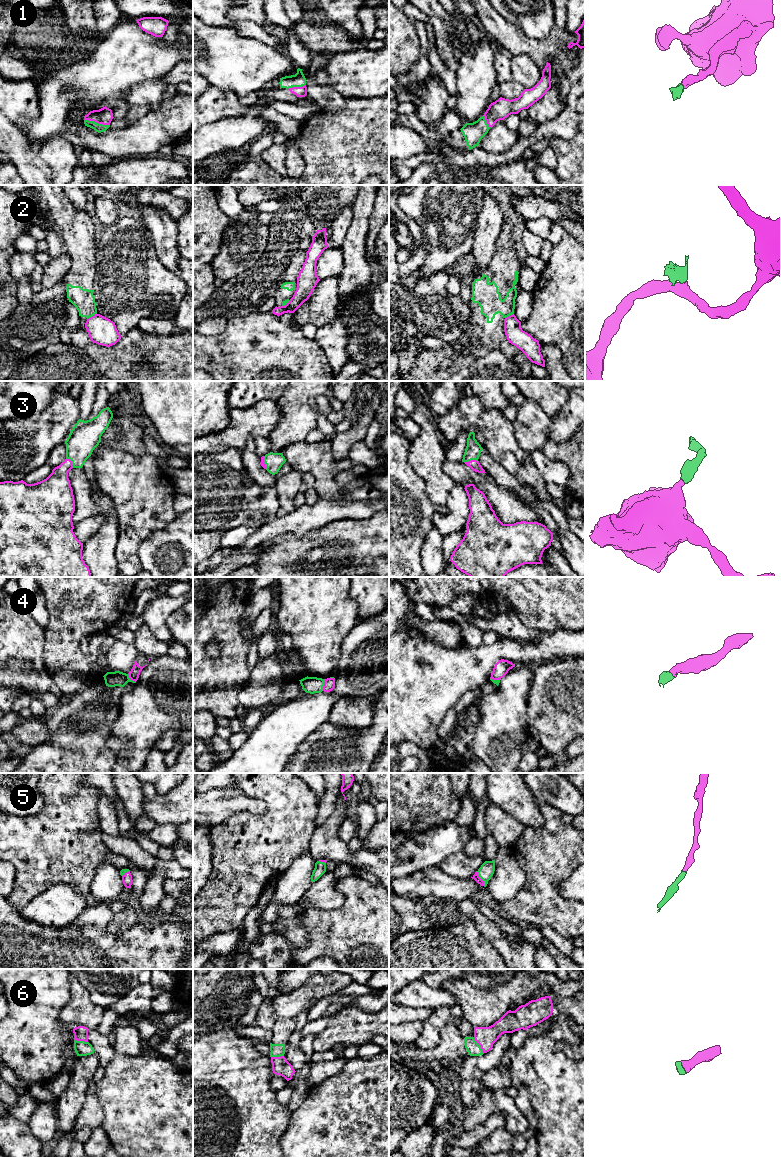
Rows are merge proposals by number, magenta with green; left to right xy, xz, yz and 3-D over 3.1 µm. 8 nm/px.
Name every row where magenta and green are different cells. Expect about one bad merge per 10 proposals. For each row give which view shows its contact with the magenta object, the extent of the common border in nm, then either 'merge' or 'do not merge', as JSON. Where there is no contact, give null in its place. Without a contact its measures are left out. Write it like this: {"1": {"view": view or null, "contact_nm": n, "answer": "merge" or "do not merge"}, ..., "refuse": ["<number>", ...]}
{"1": {"view": "xy", "contact_nm": 220, "answer": "merge"}, "2": {"view": "xy", "contact_nm": 90, "answer": "do not merge"}, "3": {"view": "yz", "contact_nm": 110, "answer": "merge"}, "4": {"view": "xz", "contact_nm": 100, "answer": "merge"}, "5": {"view": "yz", "contact_nm": 140, "answer": "merge"}, "6": {"view": "yz", "contact_nm": 160, "answer": "merge"}, "refuse": ["2"]}

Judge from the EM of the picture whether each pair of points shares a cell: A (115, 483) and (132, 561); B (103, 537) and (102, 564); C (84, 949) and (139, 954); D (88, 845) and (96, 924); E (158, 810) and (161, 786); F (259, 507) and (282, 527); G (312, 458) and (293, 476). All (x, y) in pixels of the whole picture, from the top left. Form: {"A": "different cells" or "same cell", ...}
{"A": "same cell", "B": "same cell", "C": "same cell", "D": "different cells", "E": "different cells", "F": "different cells", "G": "different cells"}

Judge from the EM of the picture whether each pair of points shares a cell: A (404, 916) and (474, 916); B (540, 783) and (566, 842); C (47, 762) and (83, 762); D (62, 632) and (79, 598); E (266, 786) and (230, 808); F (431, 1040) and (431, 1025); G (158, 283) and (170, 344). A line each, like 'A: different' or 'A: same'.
A: same
B: different
C: same
D: same
E: different
F: same
G: different

